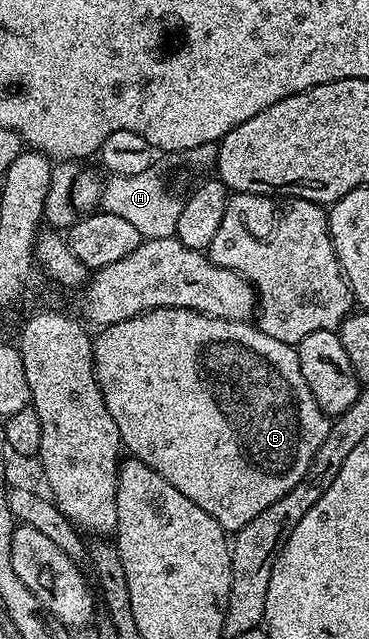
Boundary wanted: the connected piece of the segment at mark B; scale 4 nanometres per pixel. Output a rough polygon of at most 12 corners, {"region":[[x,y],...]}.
{"region":[[153,309],[92,341],[125,452],[227,534],[331,418],[295,346]]}

